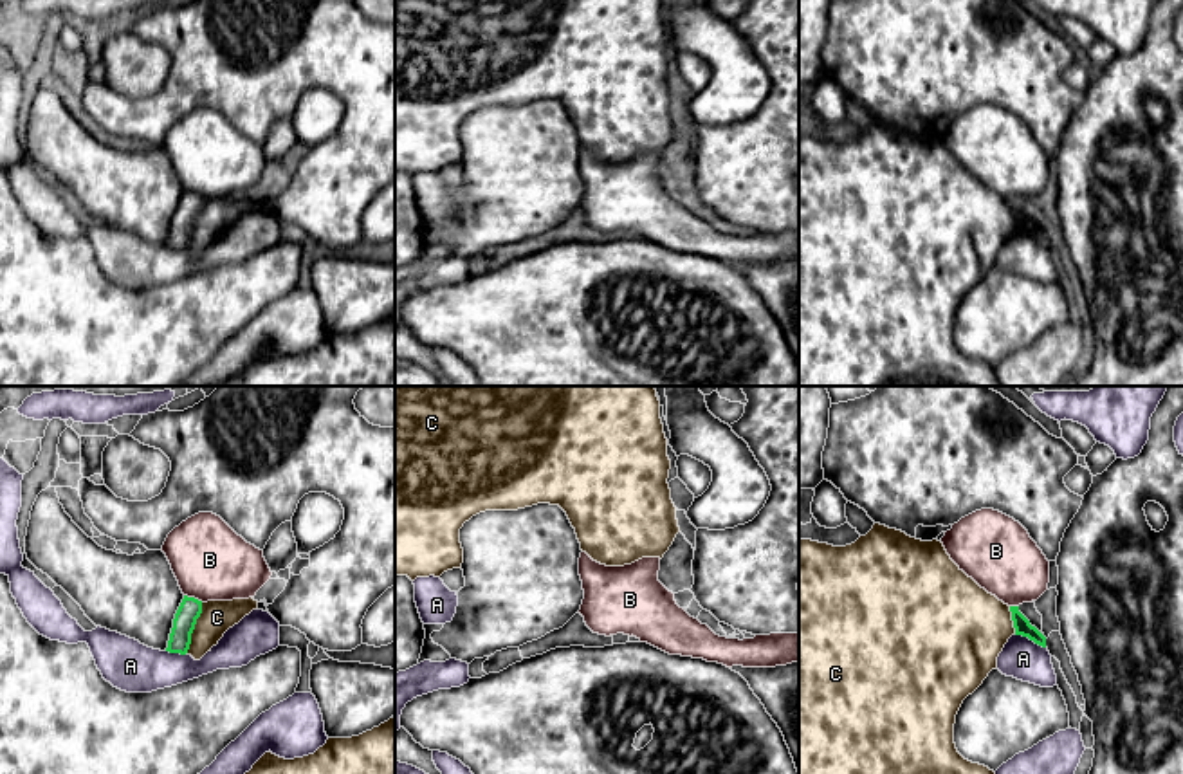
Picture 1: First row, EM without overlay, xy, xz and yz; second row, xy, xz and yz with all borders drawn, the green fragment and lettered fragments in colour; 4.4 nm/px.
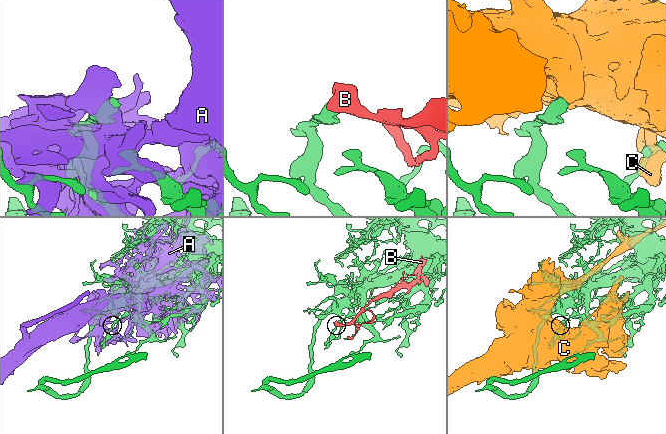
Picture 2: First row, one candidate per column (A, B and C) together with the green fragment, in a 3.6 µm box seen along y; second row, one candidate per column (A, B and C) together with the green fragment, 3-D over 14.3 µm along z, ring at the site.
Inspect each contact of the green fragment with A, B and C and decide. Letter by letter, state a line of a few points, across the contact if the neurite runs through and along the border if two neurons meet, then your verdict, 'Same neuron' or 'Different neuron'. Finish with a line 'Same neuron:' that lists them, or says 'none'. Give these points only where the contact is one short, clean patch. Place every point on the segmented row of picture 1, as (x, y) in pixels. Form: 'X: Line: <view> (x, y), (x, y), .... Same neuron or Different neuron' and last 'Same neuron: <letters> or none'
A: Different neuron
B: Same neuron
C: Different neuron
Same neuron: B

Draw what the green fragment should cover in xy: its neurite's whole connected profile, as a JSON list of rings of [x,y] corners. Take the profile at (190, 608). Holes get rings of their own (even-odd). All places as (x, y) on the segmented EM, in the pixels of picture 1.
[[[184,595],[170,633],[168,648],[170,653],[186,655],[191,644],[191,633],[195,630],[197,619],[202,613],[202,601]]]

